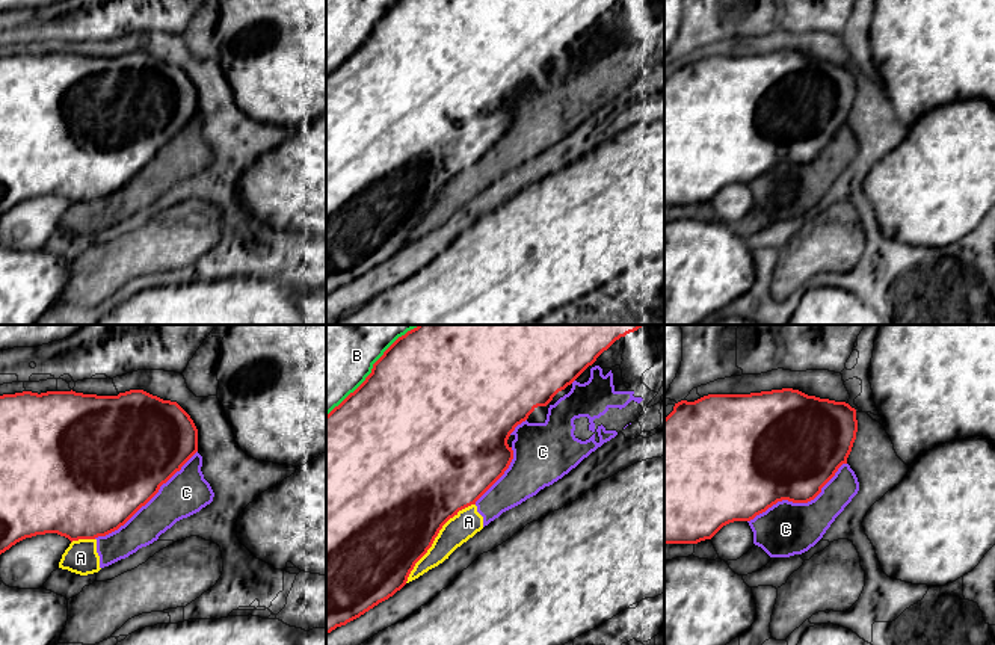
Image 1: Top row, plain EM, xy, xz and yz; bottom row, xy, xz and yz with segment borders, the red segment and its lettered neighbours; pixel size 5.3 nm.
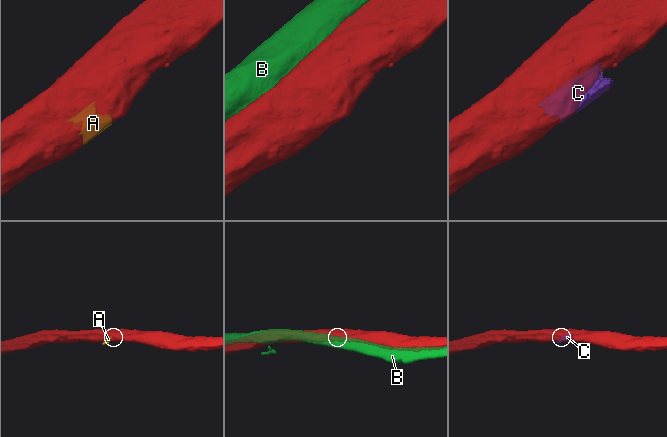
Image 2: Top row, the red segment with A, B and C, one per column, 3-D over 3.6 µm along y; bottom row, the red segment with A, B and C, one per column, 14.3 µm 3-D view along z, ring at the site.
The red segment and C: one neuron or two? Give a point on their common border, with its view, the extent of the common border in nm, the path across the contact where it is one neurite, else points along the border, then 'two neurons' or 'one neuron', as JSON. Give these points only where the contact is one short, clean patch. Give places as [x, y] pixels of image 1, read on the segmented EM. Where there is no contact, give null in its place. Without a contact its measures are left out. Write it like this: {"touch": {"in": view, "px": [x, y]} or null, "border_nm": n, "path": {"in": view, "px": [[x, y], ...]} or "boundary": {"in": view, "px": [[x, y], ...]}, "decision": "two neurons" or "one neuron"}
{"touch": {"in": "xy", "px": [147, 502]}, "border_nm": 700, "decision": "two neurons"}

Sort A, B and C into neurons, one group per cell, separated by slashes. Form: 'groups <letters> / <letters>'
groups A C / B

